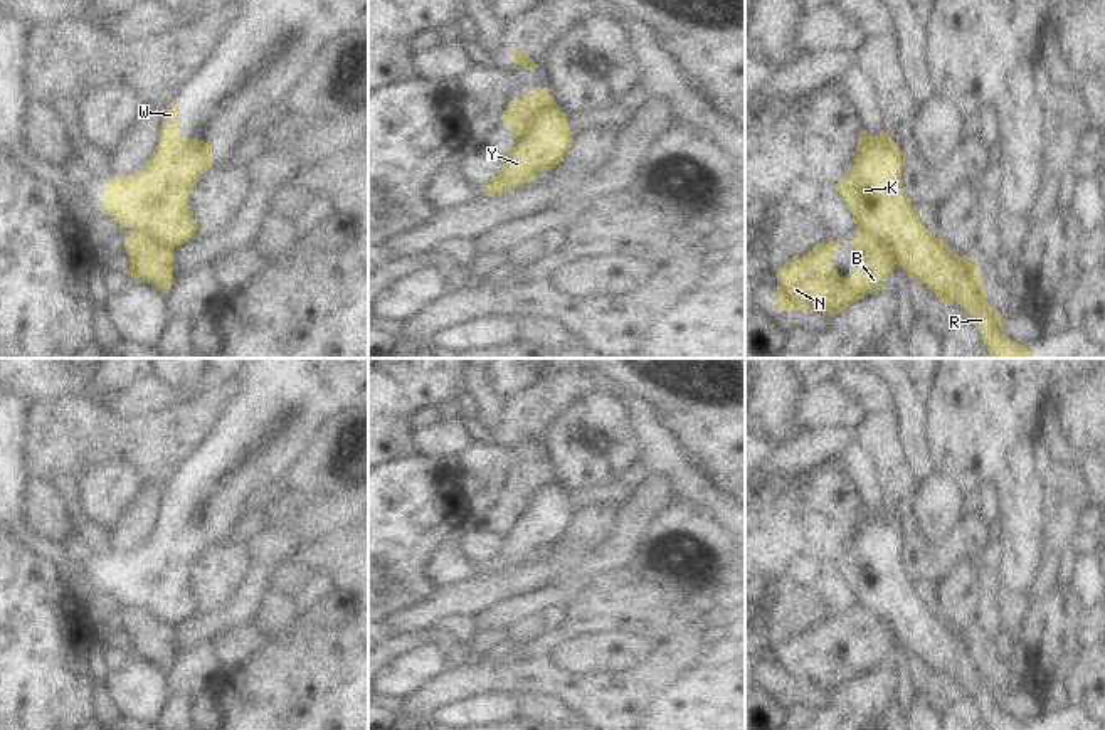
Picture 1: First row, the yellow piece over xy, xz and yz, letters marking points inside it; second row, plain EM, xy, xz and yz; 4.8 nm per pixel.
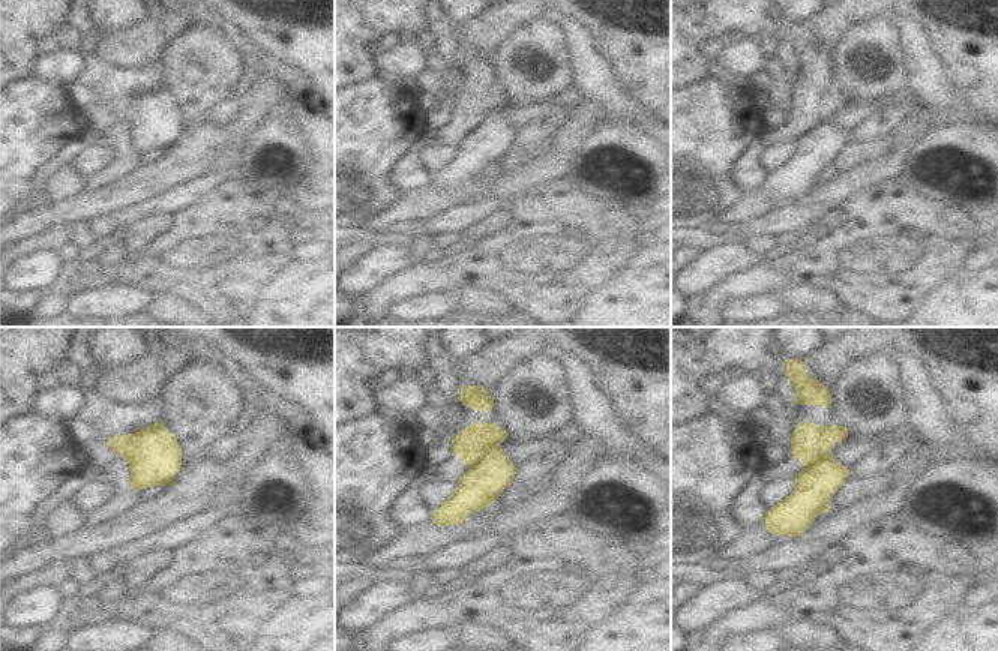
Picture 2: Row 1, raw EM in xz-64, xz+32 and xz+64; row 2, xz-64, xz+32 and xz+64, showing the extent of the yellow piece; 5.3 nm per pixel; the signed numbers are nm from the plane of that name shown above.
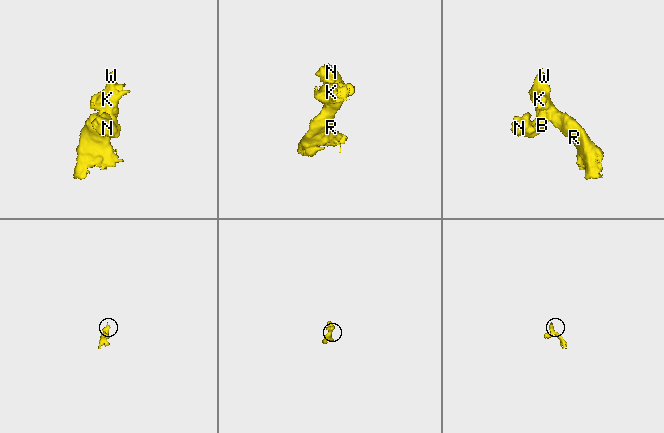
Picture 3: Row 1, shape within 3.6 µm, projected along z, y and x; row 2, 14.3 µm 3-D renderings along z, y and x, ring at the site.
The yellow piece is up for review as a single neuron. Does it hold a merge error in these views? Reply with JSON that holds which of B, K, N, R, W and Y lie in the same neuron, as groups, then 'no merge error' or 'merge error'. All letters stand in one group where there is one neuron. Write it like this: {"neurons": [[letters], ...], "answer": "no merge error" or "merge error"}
{"neurons": [["B", "N"], ["K", "R", "W", "Y"]], "answer": "merge error"}

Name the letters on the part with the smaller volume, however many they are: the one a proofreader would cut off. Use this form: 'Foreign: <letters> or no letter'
Foreign: B, N

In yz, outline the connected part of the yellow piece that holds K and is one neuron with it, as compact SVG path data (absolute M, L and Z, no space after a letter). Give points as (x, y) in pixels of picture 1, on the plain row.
M861 508L853 540L836 560L836 567L853 590L856 606L866 607L888 622L895 641L901 643L915 659L925 661L940 678L960 681L989 730L1029 730L1026 722L1012 718L1002 708L1002 693L989 681L977 637L950 627L944 616L932 612L920 599L917 585L901 565L905 538L907 530L898 525L888 510L866 513Z

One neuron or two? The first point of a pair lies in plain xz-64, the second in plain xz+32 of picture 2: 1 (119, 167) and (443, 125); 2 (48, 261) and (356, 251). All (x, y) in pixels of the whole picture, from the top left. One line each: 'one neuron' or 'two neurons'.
1: one neuron
2: two neurons

